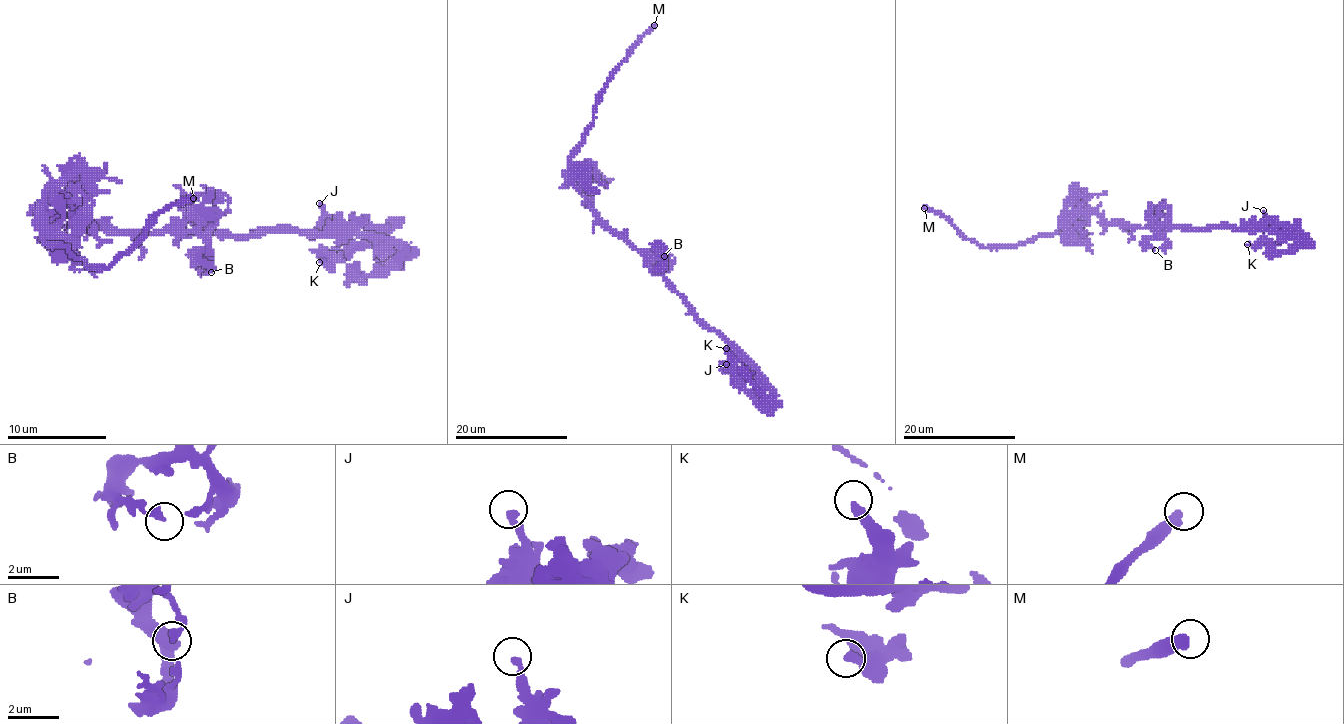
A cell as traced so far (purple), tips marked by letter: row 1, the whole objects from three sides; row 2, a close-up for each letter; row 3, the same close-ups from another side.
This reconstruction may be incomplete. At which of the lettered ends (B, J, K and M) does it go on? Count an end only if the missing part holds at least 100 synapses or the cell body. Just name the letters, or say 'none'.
M

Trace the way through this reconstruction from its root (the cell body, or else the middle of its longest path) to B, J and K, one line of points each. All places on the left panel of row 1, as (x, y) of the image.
B: (129, 232), (196, 232), (206, 245), (201, 257), (213, 267), (211, 272)
J: (129, 232), (265, 235), (314, 230), (369, 235), (381, 242), (376, 237), (349, 242), (319, 203)
K: (129, 232), (265, 235), (314, 230), (324, 235), (369, 235), (381, 242), (366, 237), (344, 257), (319, 262)

